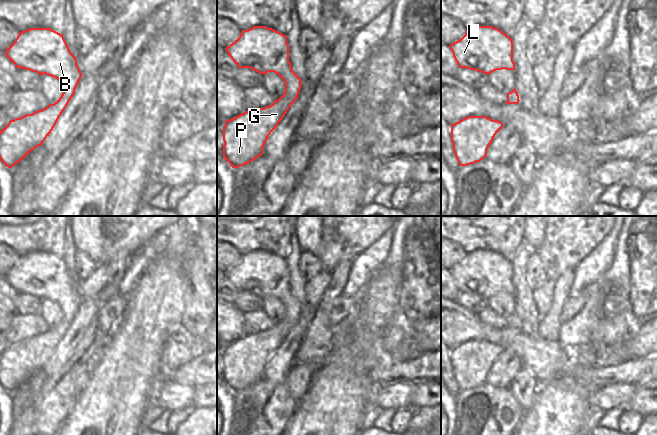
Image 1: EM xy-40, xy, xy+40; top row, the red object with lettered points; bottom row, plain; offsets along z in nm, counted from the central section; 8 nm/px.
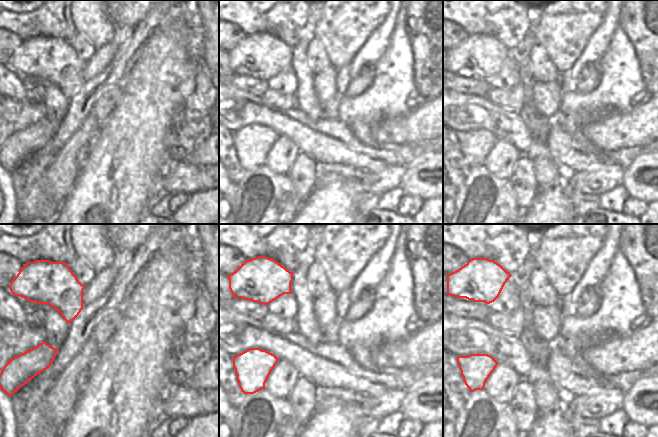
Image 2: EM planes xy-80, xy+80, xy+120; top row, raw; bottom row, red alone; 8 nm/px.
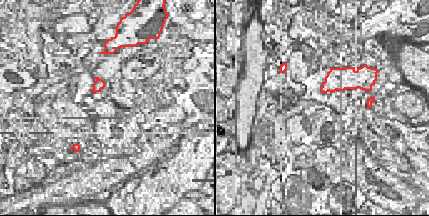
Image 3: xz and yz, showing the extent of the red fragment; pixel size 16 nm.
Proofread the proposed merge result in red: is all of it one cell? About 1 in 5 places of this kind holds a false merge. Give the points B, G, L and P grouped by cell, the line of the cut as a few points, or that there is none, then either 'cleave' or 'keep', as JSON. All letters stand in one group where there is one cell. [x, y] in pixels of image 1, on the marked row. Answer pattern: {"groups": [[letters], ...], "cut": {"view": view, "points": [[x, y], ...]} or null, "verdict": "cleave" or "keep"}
{"groups": [["B", "G", "L", "P"]], "cut": null, "verdict": "keep"}

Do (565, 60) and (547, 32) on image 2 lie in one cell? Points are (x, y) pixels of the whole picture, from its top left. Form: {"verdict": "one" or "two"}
{"verdict": "one"}

